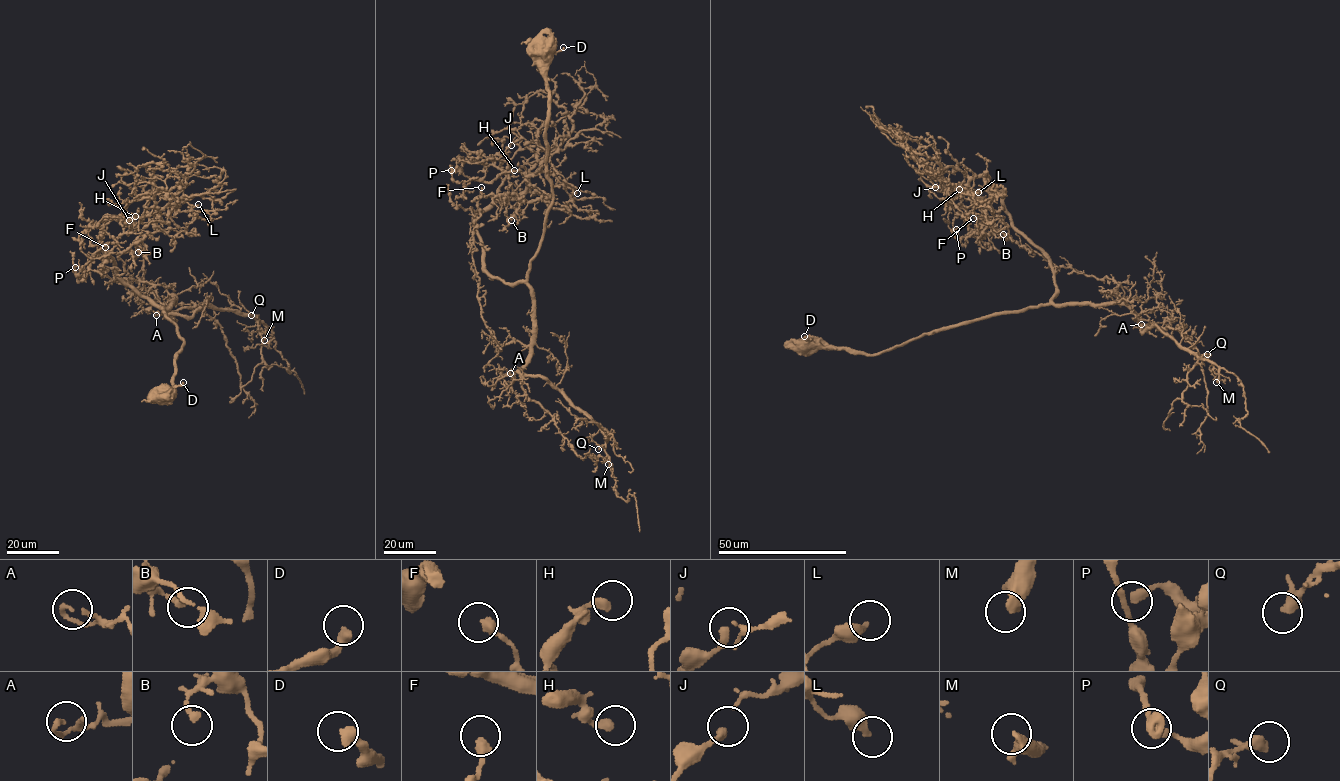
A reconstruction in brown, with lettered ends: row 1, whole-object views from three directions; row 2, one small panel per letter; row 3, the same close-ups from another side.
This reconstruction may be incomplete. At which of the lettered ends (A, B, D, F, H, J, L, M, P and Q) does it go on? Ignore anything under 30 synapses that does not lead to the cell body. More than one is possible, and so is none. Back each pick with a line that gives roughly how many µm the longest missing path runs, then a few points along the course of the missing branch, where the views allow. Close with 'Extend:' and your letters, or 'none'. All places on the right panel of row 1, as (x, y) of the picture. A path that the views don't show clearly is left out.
M: 80 µm | (1216, 382), (1209, 397), (1218, 411), (1216, 423), (1201, 460), (1211, 471), (1217, 496), (1213, 507)
Extend: M

